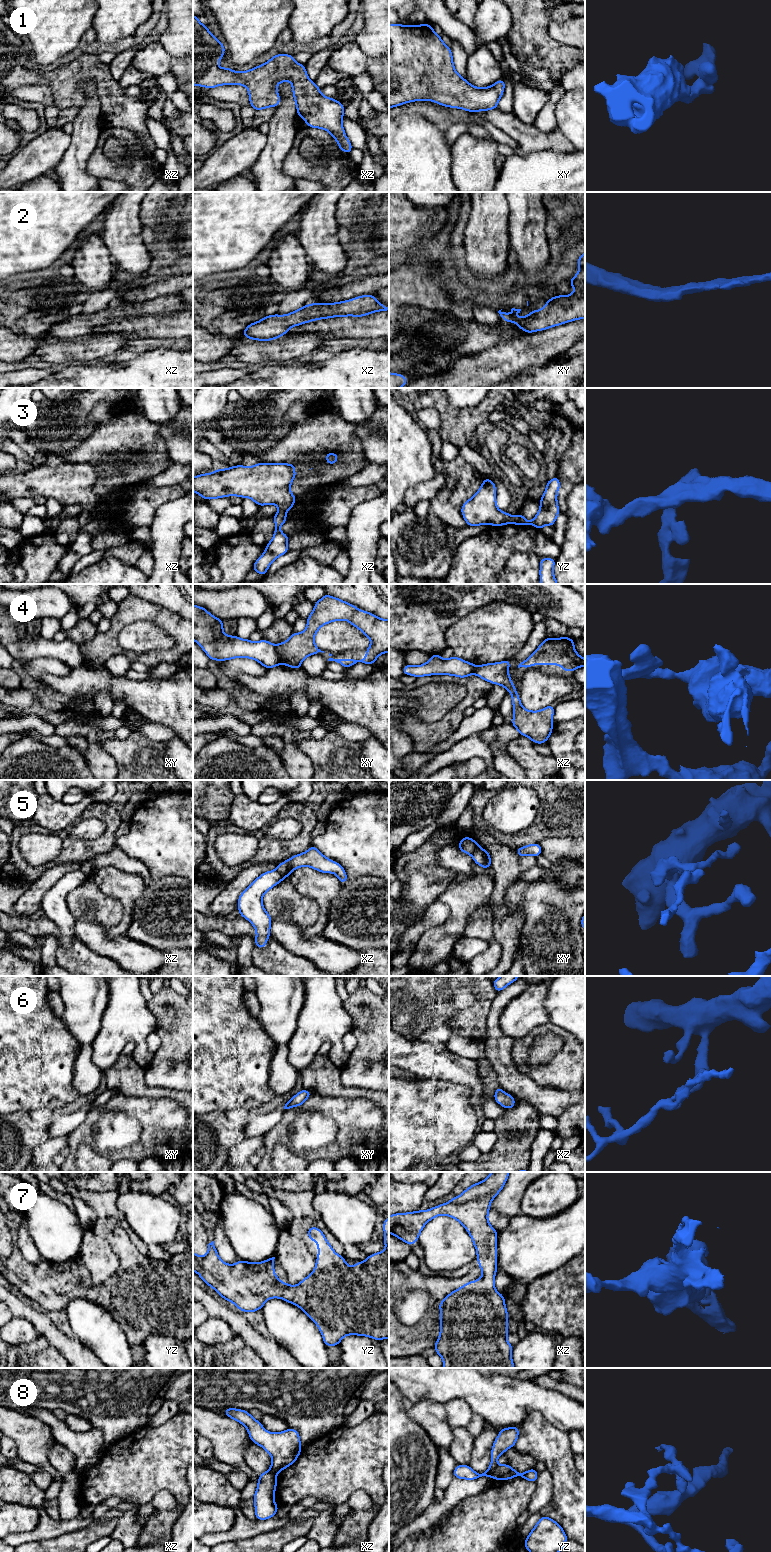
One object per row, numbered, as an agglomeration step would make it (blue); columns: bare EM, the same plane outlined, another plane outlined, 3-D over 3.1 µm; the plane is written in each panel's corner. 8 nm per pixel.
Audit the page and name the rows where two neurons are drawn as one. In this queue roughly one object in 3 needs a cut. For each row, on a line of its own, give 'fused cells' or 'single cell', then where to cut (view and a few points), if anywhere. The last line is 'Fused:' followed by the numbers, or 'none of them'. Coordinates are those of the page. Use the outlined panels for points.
1: single cell; no cut
2: single cell; no cut
3: fused cells; cut in xz along (279, 509), (285, 511)
4: fused cells; cut in xy along (275, 645), (281, 662)
5: fused cells; cut in xy along (478, 845), (471, 855)
6: single cell; no cut
7: single cell; no cut
8: fused cells; cut in yz along (499, 1465), (491, 1476)
Fused: 3, 4, 5, 8

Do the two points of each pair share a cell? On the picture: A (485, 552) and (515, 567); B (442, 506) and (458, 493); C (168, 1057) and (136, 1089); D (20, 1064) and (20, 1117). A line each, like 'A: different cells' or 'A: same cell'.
A: different cells
B: same cell
C: different cells
D: different cells

